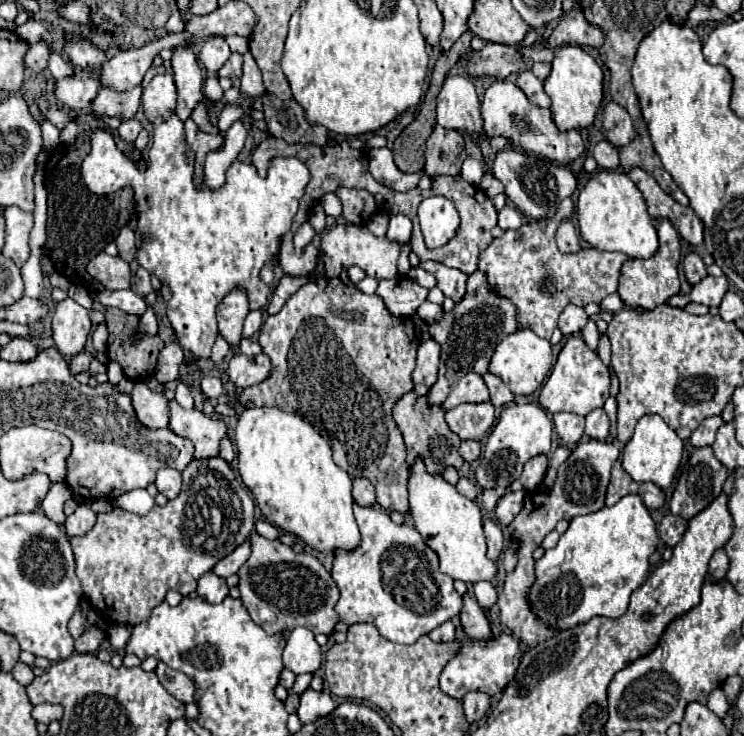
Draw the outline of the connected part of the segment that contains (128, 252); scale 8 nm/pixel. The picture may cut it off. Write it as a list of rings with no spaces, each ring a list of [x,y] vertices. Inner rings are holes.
[[[124,225],[116,237],[116,245],[118,245],[118,255],[124,261],[132,261],[136,255],[136,233],[132,231],[130,225]]]

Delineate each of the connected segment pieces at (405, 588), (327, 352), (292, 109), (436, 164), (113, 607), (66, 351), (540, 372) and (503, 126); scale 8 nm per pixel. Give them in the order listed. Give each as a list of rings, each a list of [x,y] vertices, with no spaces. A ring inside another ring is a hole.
[[[354,501],[354,515],[360,527],[360,545],[352,551],[336,549],[332,567],[332,577],[340,589],[340,601],[336,603],[336,613],[346,625],[374,623],[386,639],[410,645],[416,643],[420,635],[430,633],[432,627],[438,627],[440,623],[454,619],[460,613],[462,597],[454,589],[454,579],[438,571],[436,553],[420,539],[420,533],[410,523],[396,525],[392,523],[390,515],[384,513],[382,509],[362,507],[356,501]]]
[[[342,223],[342,225],[336,225],[332,229],[328,229],[324,235],[322,235],[322,241],[320,241],[320,257],[318,257],[318,265],[312,273],[312,277],[308,279],[306,285],[302,285],[294,295],[290,295],[290,299],[284,303],[284,307],[276,313],[276,315],[268,315],[262,329],[260,329],[260,335],[258,335],[258,343],[262,347],[262,353],[266,353],[272,361],[272,373],[268,379],[252,385],[252,387],[246,387],[240,395],[240,405],[242,407],[280,407],[282,411],[292,411],[292,413],[298,413],[302,419],[310,419],[312,425],[320,431],[320,435],[324,435],[334,451],[334,463],[338,467],[342,467],[348,475],[352,477],[366,477],[374,483],[376,487],[376,499],[378,499],[378,505],[384,509],[384,511],[400,511],[402,515],[408,513],[408,489],[406,489],[406,481],[408,481],[408,465],[406,465],[406,447],[404,447],[404,439],[402,439],[402,433],[396,425],[396,421],[392,419],[392,407],[394,403],[408,391],[412,391],[414,383],[412,383],[412,371],[414,371],[414,365],[416,365],[416,349],[420,345],[420,335],[416,335],[416,325],[414,325],[414,319],[412,317],[396,317],[392,315],[384,301],[376,295],[364,295],[362,291],[358,291],[356,287],[338,287],[338,281],[348,277],[348,269],[352,265],[358,265],[362,267],[368,275],[376,277],[376,279],[392,279],[398,275],[398,269],[396,269],[396,261],[400,257],[400,251],[402,251],[402,243],[396,243],[396,241],[388,241],[386,237],[376,237],[368,231],[368,227],[364,225],[352,225],[352,223]]]
[[[264,93],[262,103],[268,133],[272,137],[284,139],[286,143],[314,143],[314,145],[326,143],[328,139],[326,127],[308,123],[304,109],[294,99],[282,101],[272,93]]]
[[[440,125],[434,127],[426,143],[426,173],[432,177],[438,175],[458,175],[462,165],[464,139],[456,129],[444,129]]]
[[[200,459],[192,461],[182,471],[184,483],[182,491],[176,499],[168,501],[164,507],[154,507],[148,515],[140,517],[134,513],[128,513],[124,509],[114,509],[112,513],[100,513],[96,525],[82,537],[72,537],[72,553],[76,559],[76,575],[82,583],[84,595],[90,603],[94,603],[94,609],[122,625],[138,625],[148,619],[152,609],[164,601],[166,591],[174,589],[182,595],[190,595],[196,589],[198,579],[208,573],[224,555],[234,551],[254,529],[254,501],[250,491],[242,485],[242,481],[236,479],[230,465],[222,459]],[[218,507],[222,513],[222,527],[220,531],[212,529],[210,509]]]
[[[68,297],[56,305],[52,317],[52,337],[62,355],[78,355],[84,349],[92,328],[88,311],[74,299]]]
[[[520,329],[518,333],[506,335],[506,339],[496,347],[490,359],[490,373],[500,377],[514,395],[532,395],[540,389],[546,373],[552,367],[552,345],[548,339],[540,339],[536,333],[528,329]]]
[[[494,81],[482,101],[482,121],[484,133],[492,137],[506,137],[514,149],[524,149],[526,153],[542,155],[554,163],[568,165],[584,153],[584,141],[578,131],[560,133],[554,125],[552,111],[548,107],[536,107],[528,101],[524,91],[510,81]]]

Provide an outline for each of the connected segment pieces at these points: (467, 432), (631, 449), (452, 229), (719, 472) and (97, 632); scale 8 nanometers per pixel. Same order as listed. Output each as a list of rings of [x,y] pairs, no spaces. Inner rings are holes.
[[[492,403],[458,405],[446,411],[446,423],[460,439],[480,441],[482,435],[494,423],[494,405]]]
[[[644,415],[638,421],[632,439],[626,443],[622,451],[622,467],[638,483],[652,481],[660,489],[666,489],[672,485],[676,477],[676,471],[682,463],[682,453],[684,453],[684,441],[664,423],[664,419],[660,415]]]
[[[428,197],[418,205],[418,219],[429,249],[442,247],[458,231],[460,219],[454,203],[446,197]]]
[[[712,447],[694,449],[692,457],[688,459],[688,463],[680,471],[674,495],[670,499],[670,511],[672,511],[672,515],[680,515],[684,519],[692,519],[694,515],[698,515],[702,509],[706,509],[720,495],[726,477],[728,477],[728,469],[714,457]]]
[[[96,625],[88,627],[78,639],[76,639],[76,653],[96,653],[100,643],[104,641],[106,633],[102,629],[98,629]]]

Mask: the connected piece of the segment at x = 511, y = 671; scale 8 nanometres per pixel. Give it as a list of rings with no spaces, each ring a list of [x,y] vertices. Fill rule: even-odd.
[[[500,635],[490,641],[464,641],[460,653],[448,661],[440,675],[440,687],[454,699],[462,699],[468,691],[488,691],[488,695],[500,693],[516,675],[522,649],[512,635]]]

